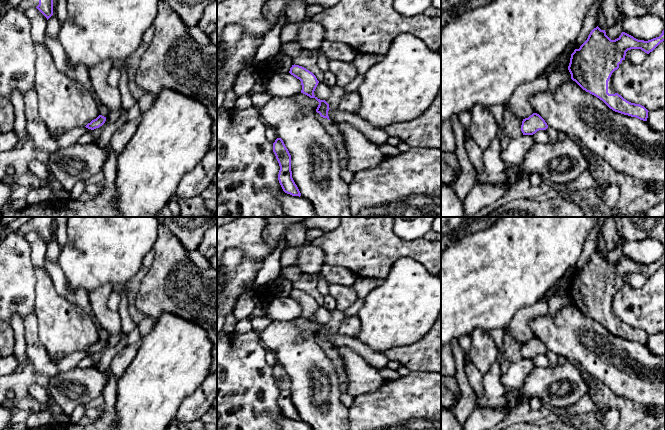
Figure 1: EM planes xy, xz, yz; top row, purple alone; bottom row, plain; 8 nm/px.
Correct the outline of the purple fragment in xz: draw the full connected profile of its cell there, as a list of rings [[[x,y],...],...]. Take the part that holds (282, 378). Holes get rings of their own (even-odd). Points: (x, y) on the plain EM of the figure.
[[[277,362],[273,367],[273,376],[280,390],[278,404],[283,415],[300,421],[301,417],[292,402],[291,379],[281,362]]]

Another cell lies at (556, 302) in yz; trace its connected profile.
[[[568,293],[566,294],[555,294],[548,302],[548,313],[552,316],[556,315],[563,307],[571,304],[571,298]]]

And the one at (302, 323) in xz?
[[[303,317],[295,319],[295,325],[301,330],[304,331],[311,330],[315,333],[317,333],[319,329],[319,326],[315,322],[310,322],[309,320]]]

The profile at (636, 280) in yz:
[[[631,273],[626,276],[625,284],[632,288],[641,288],[647,280],[647,277],[641,273]]]

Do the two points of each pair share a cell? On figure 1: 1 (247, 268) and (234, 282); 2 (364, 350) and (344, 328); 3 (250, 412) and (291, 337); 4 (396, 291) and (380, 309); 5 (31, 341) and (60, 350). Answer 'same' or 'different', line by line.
1: same
2: different
3: different
4: same
5: different

